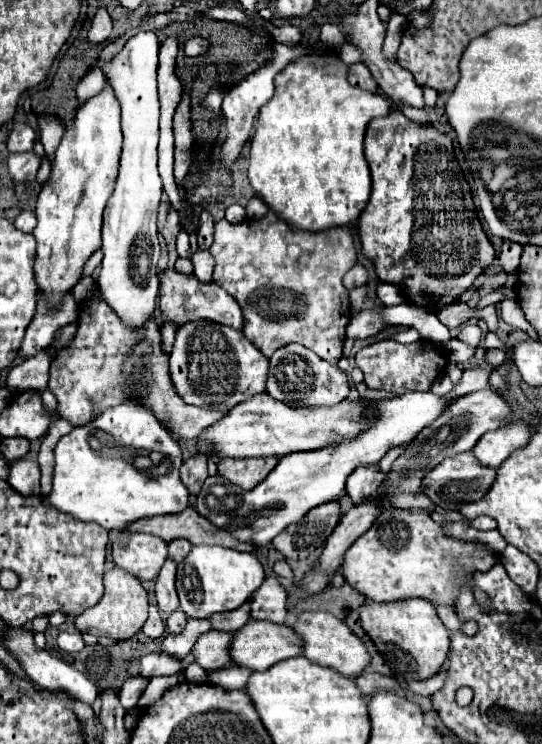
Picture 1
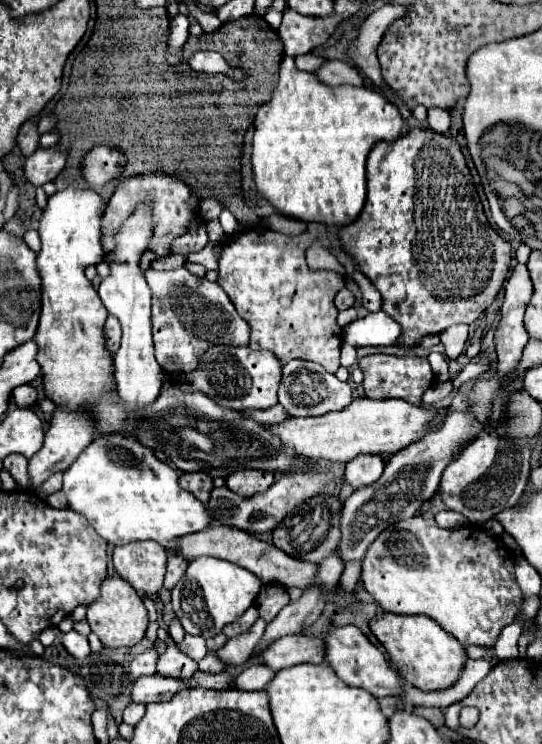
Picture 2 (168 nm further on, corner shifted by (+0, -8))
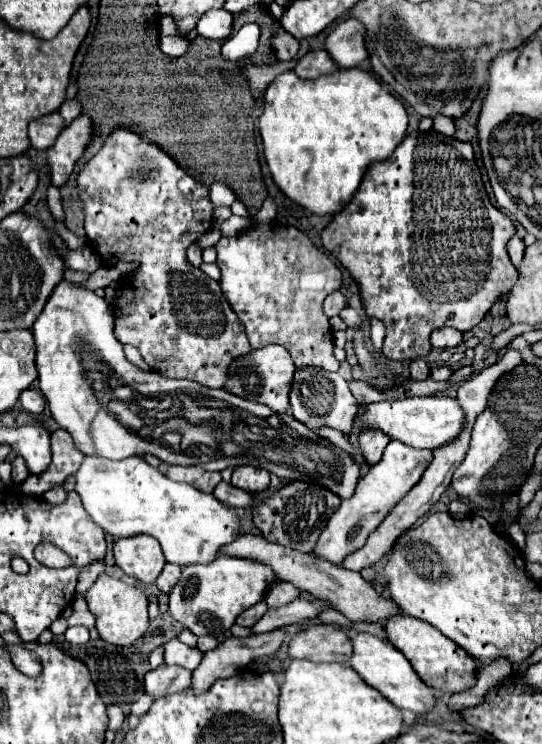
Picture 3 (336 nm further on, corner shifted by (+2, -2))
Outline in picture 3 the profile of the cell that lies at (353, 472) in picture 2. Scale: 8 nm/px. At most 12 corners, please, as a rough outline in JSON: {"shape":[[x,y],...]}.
{"shape":[[364,428],[358,448],[370,464],[380,462],[390,438],[374,428]]}

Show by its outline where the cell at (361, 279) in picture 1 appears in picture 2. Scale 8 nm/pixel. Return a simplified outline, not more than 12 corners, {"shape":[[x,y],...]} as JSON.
{"shape":[[348,288],[336,294],[336,308],[346,310],[354,304],[354,296]]}

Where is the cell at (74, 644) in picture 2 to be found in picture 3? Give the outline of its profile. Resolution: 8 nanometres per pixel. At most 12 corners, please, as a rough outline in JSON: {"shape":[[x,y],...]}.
{"shape":[[68,626],[64,636],[70,644],[90,640],[86,626]]}

